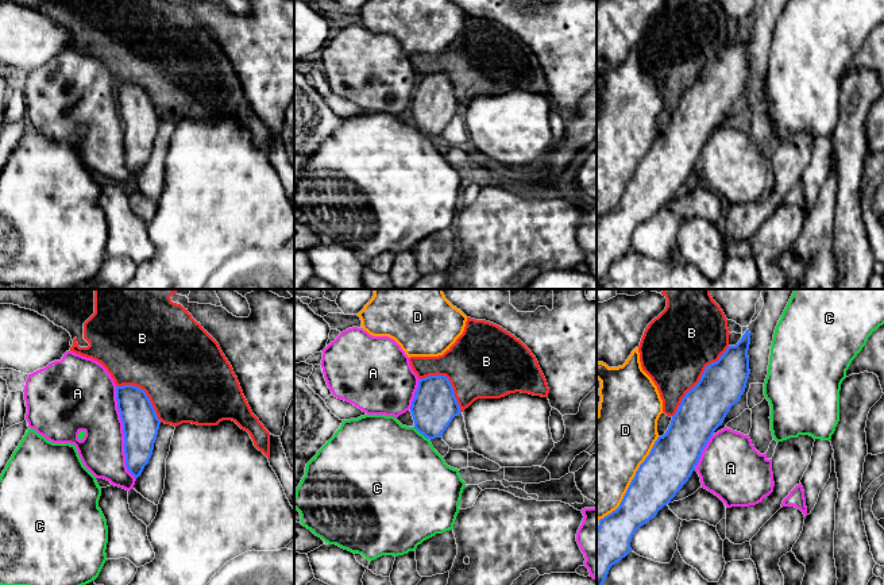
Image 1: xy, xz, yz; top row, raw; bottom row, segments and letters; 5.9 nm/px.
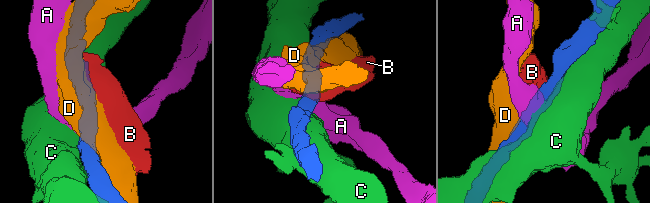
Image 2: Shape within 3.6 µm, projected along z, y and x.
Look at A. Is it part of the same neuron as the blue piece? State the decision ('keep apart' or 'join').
keep apart

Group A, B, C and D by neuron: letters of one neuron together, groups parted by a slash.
A / B / C / D

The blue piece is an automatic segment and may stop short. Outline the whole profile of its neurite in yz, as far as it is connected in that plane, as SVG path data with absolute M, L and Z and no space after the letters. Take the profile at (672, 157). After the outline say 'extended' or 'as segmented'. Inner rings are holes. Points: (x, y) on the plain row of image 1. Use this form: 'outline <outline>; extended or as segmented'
outline M745 28L736 43L729 43L717 59L706 63L699 80L686 91L663 134L655 139L649 153L640 162L619 204L599 218L597 224L597 286L599 286L613 262L630 249L634 230L676 193L698 162L702 149L722 123L730 105L745 89L750 72L748 47L750 30Z; as segmented

